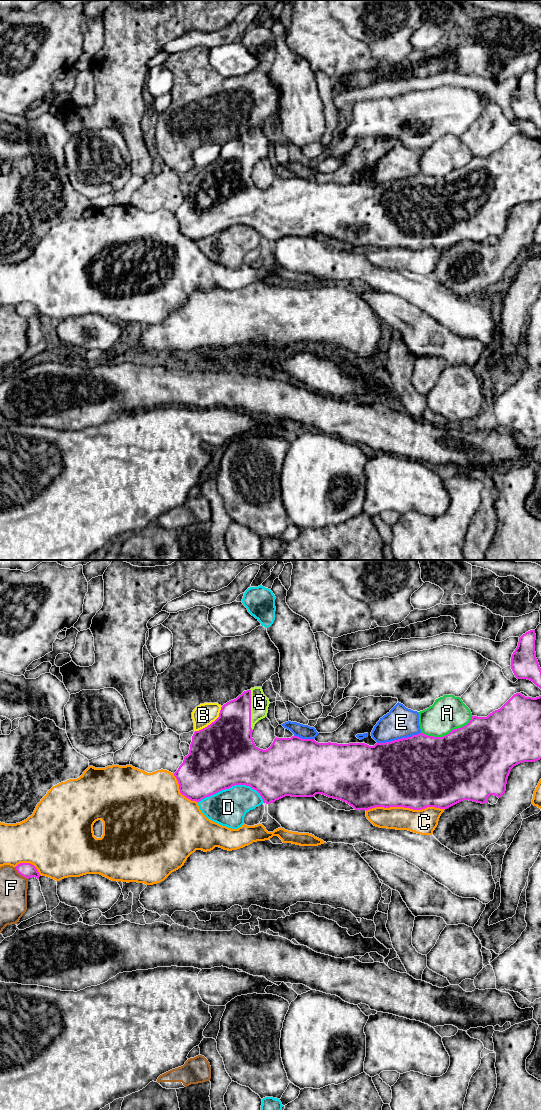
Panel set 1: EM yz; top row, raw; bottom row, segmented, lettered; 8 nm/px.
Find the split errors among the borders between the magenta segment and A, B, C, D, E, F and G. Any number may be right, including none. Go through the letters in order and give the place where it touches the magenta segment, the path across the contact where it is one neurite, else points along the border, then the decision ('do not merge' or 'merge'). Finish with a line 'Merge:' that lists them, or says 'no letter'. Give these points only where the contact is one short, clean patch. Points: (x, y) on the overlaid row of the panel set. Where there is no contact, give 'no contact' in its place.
A: yz (447, 734) | do not merge
B: yz (212, 722) | do not merge
C: yz (405, 807) | do not merge
D: yz (233, 785) | do not merge
E: yz (398, 739) | do not merge
F: yz (21, 875) | do not merge
G: yz (250, 710) | merge
Merge: G

